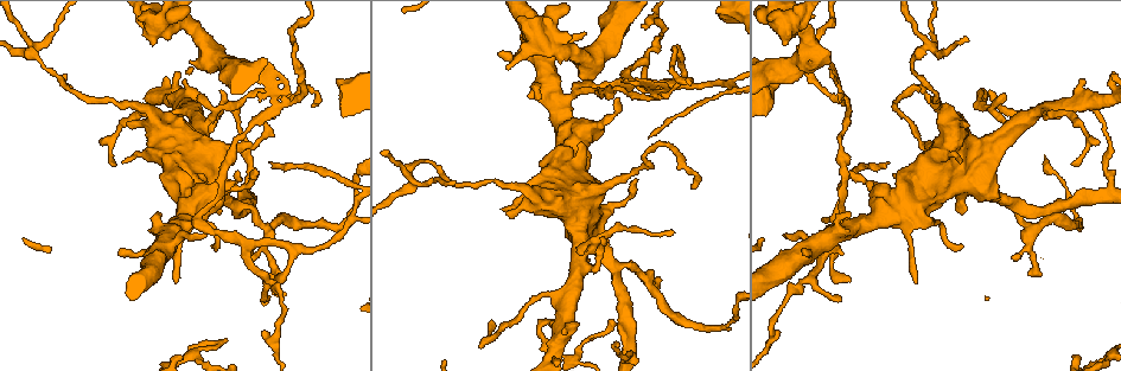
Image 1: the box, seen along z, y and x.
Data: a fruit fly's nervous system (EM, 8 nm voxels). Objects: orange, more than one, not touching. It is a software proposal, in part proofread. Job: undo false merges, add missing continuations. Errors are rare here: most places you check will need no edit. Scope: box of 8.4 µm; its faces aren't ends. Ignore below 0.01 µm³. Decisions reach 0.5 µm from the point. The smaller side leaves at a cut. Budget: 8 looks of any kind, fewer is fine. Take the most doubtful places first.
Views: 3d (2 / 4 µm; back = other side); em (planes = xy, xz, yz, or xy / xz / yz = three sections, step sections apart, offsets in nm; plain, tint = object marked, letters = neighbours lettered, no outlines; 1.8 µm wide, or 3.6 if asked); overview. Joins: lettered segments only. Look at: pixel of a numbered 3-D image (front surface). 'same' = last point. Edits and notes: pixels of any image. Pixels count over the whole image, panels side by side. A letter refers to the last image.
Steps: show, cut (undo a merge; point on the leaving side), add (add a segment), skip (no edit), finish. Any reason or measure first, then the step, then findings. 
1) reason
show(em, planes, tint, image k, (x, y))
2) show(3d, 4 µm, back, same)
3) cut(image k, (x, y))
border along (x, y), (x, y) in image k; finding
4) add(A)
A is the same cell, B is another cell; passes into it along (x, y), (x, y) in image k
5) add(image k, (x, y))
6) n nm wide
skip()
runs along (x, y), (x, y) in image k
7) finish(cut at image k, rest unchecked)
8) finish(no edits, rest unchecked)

a fork
show(3d, 4 µm, image 1, (272, 112))

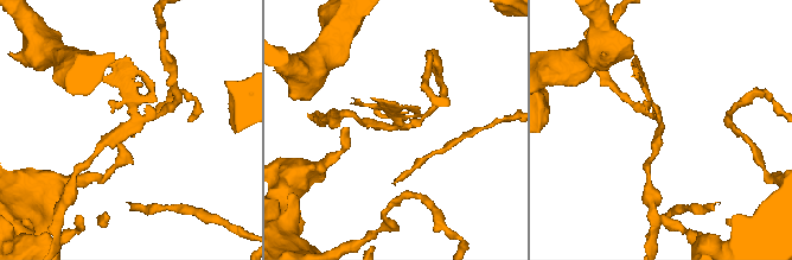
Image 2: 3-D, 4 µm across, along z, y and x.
need the tissue
show(em, planes, tint, image 2, (660, 126))

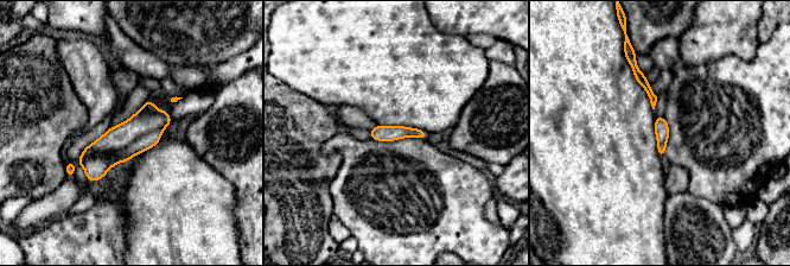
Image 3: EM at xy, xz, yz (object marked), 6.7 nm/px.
see the neighbours
show(em, planes, letters, same)

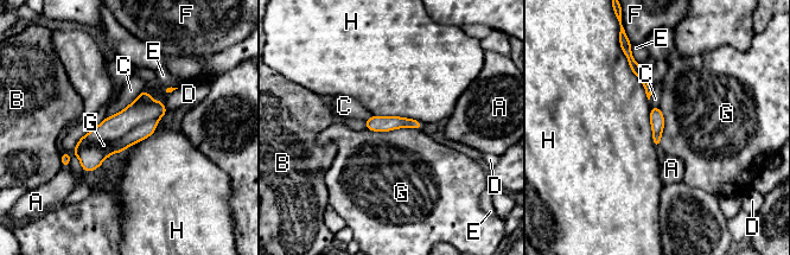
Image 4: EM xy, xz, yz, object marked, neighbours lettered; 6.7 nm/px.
skip()
A, B, C, D, E, F, G and H are other cells; border along (367, 128), (373, 131), (421, 129) in image 4; one cell here

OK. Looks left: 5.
calibre changes
show(em, xz, step 8, tint, image 1, (940, 164))

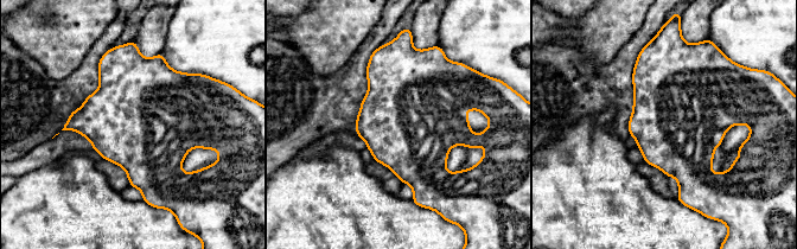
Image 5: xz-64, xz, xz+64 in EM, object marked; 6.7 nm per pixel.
show(em, xz, step 8, letters, same)

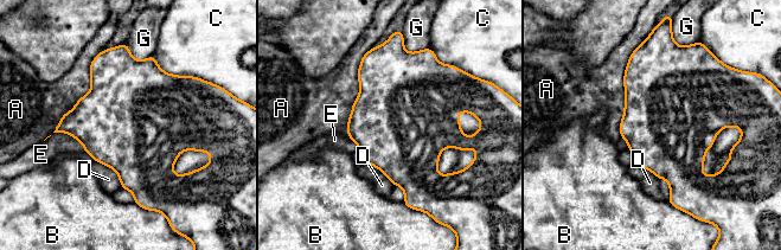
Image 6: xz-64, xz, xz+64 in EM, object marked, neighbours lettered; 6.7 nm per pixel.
skip()
A, B, C, D, E and G are other cells; border along (53, 132), (69, 133), (84, 151) in image 6; continuous, no second cell

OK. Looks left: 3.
two arms in line, one across
show(em, planes, tint, image 1, (579, 259))

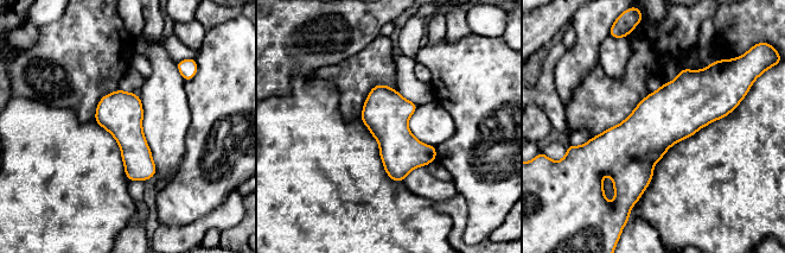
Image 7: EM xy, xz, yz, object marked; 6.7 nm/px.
see the neighbours
show(em, planes, letters, same)

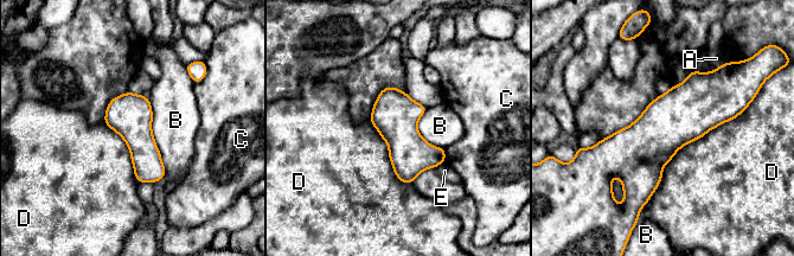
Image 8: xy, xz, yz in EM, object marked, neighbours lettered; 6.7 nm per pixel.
skip()
A, B, C, D and E are other cells; border along (744, 109), (683, 146), (642, 206) in image 8; continuous, no second cell

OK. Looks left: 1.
finish(no edits, rest unchecked)

